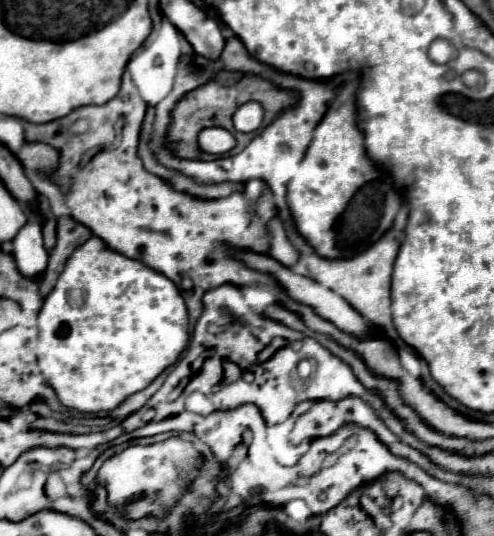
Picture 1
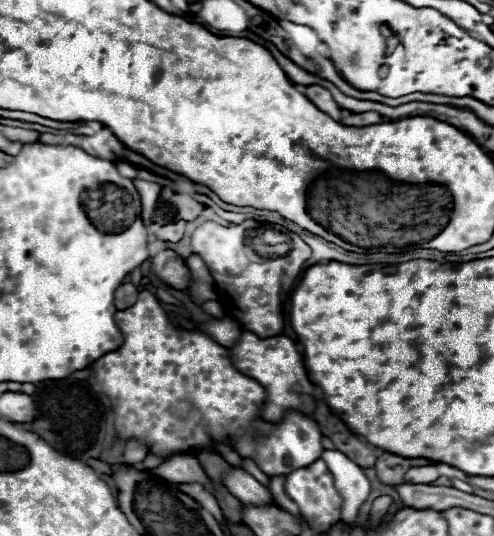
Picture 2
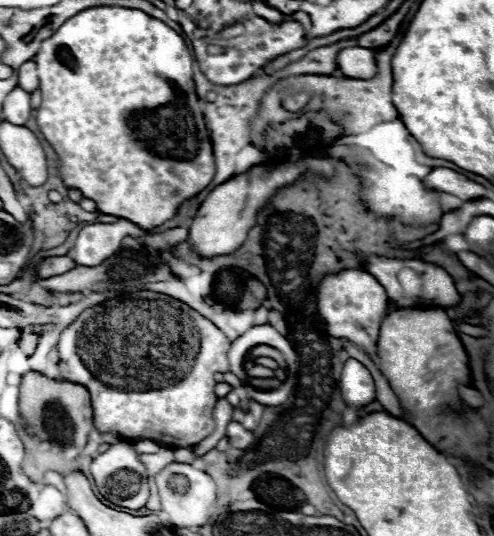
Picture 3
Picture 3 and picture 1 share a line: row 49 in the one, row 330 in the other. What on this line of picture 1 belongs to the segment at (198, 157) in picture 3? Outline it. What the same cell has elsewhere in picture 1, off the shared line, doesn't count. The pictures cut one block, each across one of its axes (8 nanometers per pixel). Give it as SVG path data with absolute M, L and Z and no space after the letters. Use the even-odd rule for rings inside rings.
M92 236L68 258L54 290L38 316L38 366L60 402L80 412L114 410L126 396L144 390L162 370L172 366L188 344L188 312L180 290L138 260L124 258Z

